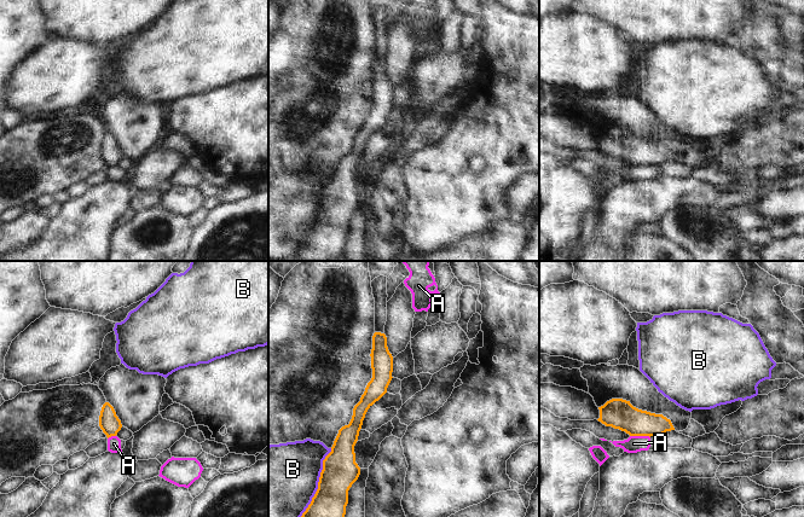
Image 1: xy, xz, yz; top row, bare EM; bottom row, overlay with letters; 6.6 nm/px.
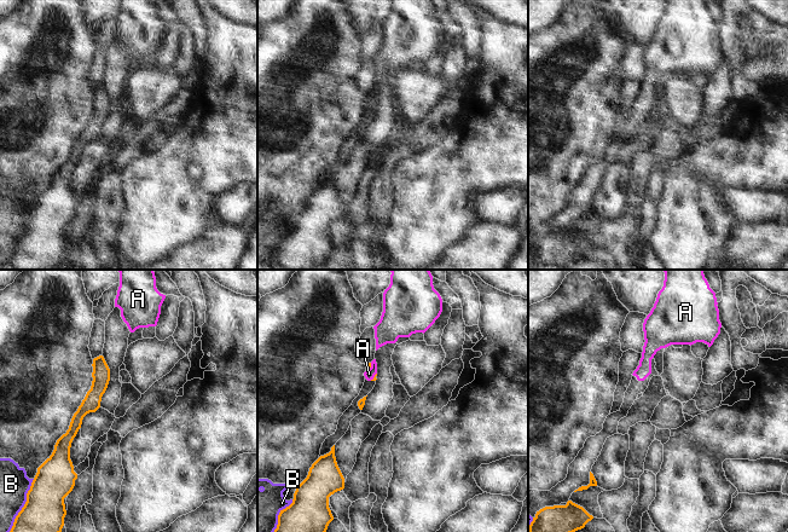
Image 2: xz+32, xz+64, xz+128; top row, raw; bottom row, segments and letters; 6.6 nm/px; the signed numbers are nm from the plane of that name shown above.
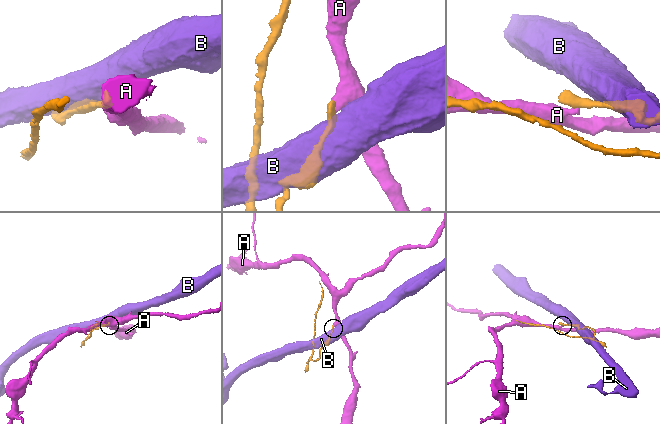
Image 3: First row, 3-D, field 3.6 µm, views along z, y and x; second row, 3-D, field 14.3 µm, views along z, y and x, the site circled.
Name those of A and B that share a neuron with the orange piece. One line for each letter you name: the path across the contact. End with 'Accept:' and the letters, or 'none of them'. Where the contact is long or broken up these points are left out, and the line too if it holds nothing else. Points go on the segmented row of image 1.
Accept: none of them

